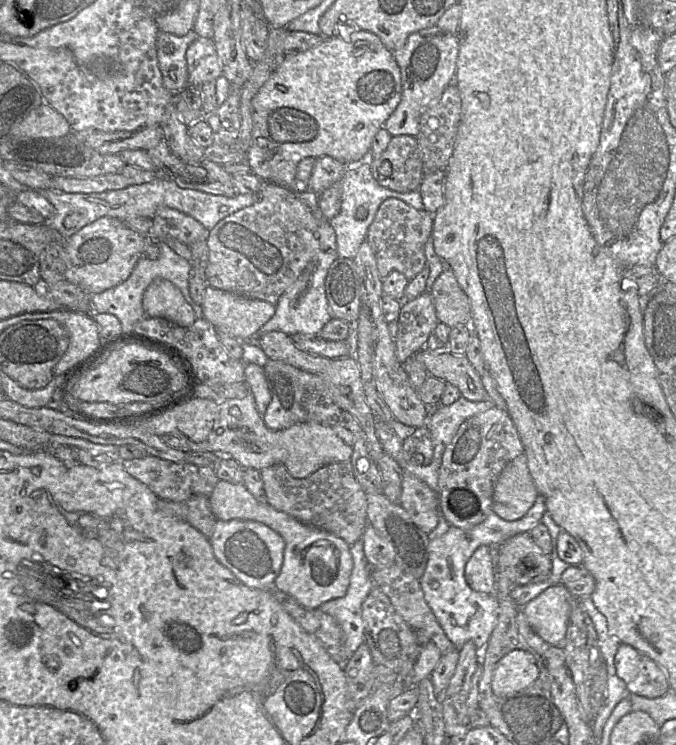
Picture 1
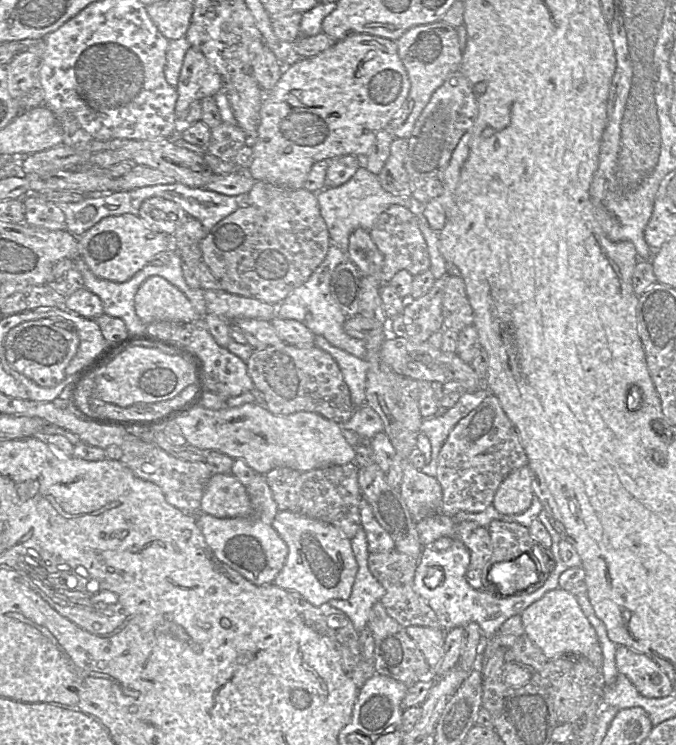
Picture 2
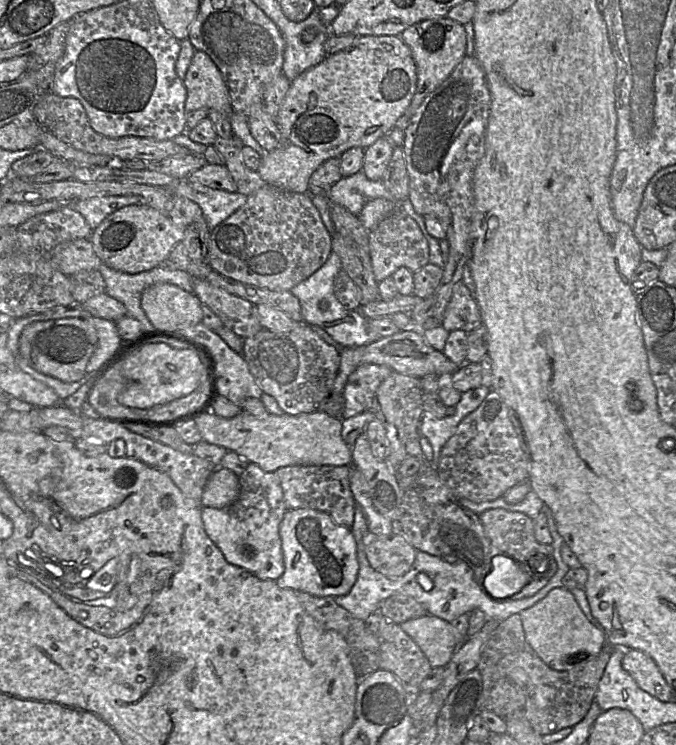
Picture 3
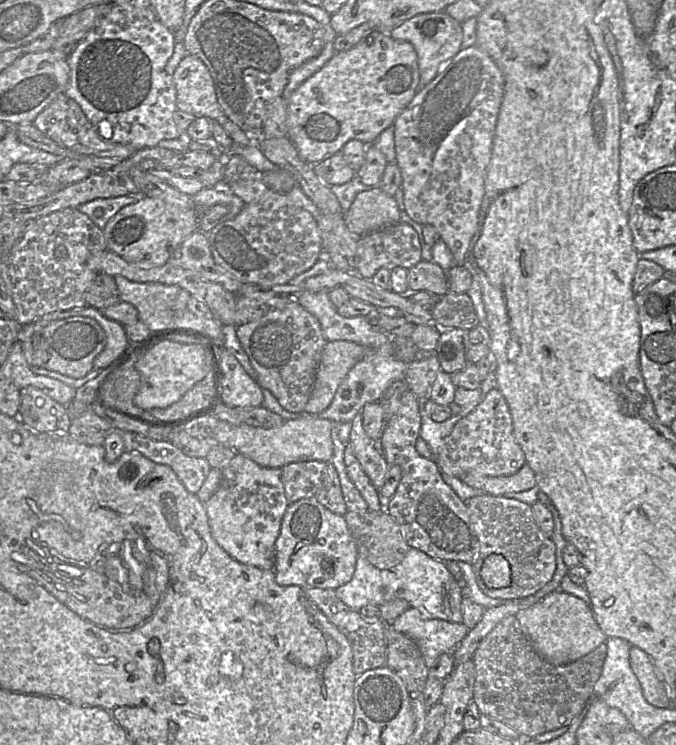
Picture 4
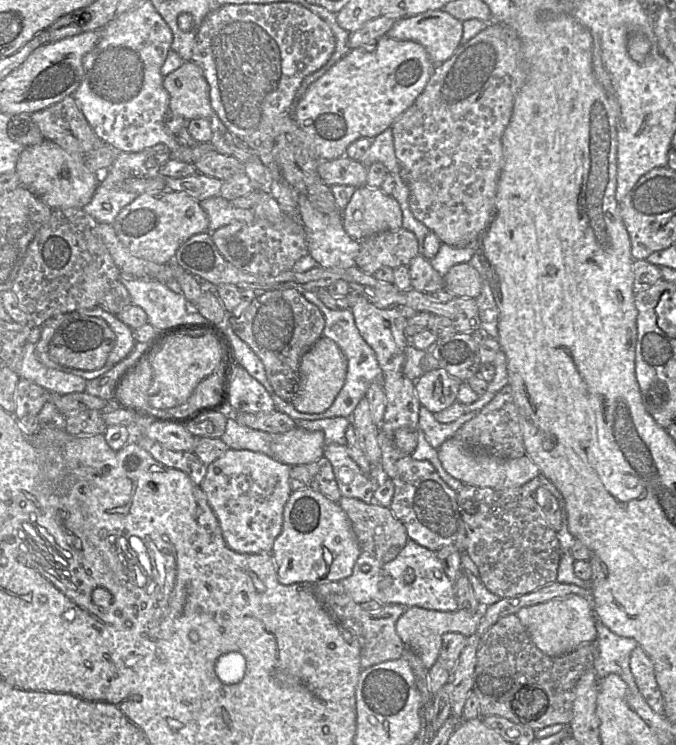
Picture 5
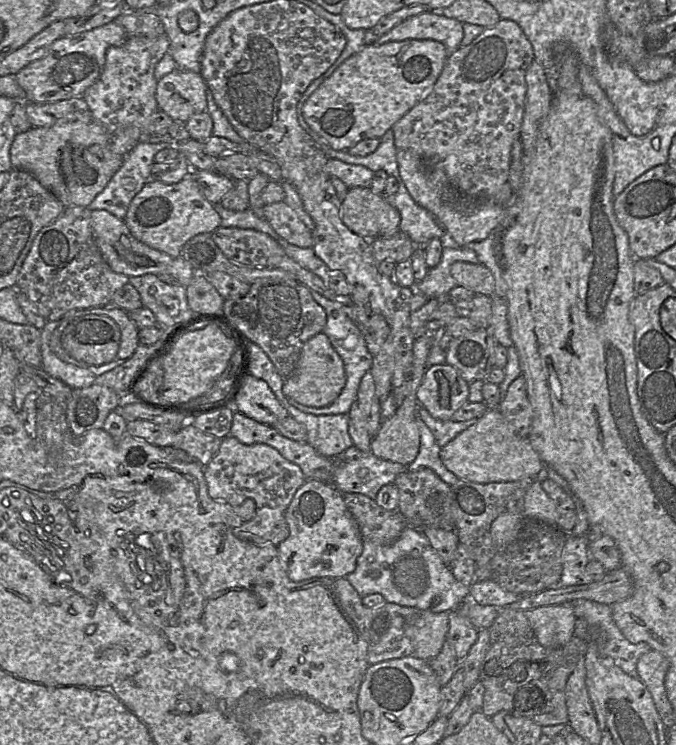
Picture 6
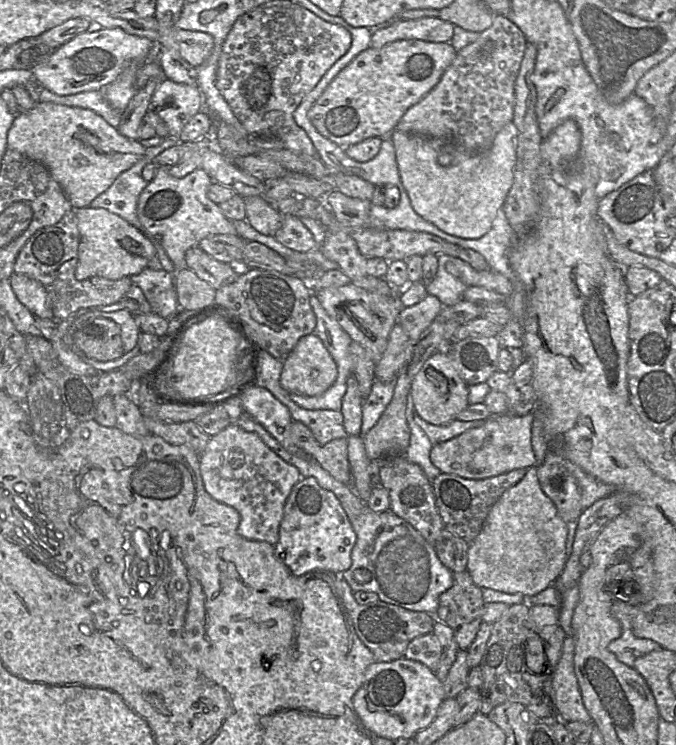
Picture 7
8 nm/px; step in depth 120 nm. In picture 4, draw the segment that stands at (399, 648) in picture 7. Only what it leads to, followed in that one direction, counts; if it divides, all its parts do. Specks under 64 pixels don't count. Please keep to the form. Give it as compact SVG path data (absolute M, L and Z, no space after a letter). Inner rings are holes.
M310 588L305 589L308 598L323 612L327 619L343 633L352 647L353 671L357 677L363 672L386 665L387 643L385 628L388 623L381 618L367 620L360 612L355 611L342 602L334 589Z

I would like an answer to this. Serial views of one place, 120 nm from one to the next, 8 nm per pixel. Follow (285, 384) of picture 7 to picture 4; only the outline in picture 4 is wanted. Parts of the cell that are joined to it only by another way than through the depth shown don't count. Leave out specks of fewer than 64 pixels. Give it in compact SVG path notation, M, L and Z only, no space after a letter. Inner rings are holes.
M328 341L322 351L314 387L304 411L309 414L325 411L349 371L367 356L368 351L371 350L354 342Z

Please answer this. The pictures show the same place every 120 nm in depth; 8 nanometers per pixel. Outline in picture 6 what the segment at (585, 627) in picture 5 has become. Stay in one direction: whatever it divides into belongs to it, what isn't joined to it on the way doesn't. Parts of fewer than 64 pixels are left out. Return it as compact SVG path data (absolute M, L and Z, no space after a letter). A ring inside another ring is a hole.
M570 603L533 608L525 615L537 641L545 648L562 647L574 636L576 616Z

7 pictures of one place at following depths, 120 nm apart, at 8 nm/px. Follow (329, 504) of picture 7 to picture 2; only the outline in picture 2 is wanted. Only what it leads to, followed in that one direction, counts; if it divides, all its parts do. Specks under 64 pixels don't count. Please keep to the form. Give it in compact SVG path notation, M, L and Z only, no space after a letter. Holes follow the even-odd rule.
M279 511L272 521L272 527L288 547L285 564L273 581L275 586L299 593L313 606L321 606L333 599L349 599L358 568L351 540L330 524L289 511Z

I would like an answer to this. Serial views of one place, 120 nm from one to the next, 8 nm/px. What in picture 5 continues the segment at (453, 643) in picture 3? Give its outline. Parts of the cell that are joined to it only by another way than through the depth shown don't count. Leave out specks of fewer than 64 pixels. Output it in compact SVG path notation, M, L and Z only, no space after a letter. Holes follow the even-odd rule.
M420 607L405 608L395 624L395 630L405 646L414 651L428 670L438 660L442 636L448 632L460 633L467 638L475 634L482 618L482 611L471 613L458 609L453 612L427 610Z

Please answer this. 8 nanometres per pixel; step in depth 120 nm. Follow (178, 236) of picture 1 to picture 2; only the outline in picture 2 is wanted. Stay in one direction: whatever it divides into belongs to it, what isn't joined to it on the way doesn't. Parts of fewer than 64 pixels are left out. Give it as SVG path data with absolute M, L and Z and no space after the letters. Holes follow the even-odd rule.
M151 197L140 207L139 217L154 231L172 236L176 229L185 221L187 213L173 201Z

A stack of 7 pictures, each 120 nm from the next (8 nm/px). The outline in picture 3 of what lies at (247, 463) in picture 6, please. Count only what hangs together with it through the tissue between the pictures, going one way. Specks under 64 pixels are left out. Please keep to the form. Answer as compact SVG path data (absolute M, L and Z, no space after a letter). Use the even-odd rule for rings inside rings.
M250 462L238 478L240 489L238 498L234 503L221 509L201 508L205 532L222 552L228 563L247 570L261 580L276 581L284 572L279 525L287 511L280 480L275 472L264 472L256 464Z

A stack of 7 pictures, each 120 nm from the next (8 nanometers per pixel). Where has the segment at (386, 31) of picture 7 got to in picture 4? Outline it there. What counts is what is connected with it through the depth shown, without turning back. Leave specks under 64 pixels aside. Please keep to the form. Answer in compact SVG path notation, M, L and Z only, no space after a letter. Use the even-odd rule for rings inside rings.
M443 12L417 15L389 31L389 35L398 41L413 45L418 56L420 88L431 82L442 69L462 49L462 25Z

